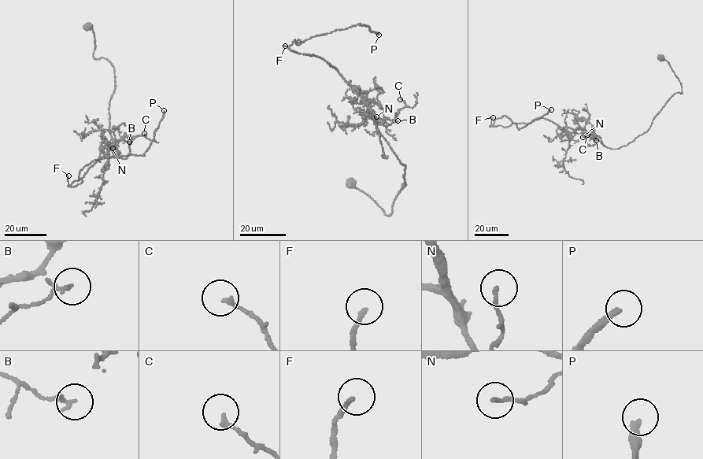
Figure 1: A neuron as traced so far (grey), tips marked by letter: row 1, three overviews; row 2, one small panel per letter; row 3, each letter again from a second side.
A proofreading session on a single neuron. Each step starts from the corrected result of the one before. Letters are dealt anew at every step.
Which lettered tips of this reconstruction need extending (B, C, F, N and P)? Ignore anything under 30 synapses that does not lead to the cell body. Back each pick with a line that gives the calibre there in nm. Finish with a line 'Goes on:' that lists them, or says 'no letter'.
F: calibre 170 nm
P: calibre 220 nm
Goes on: F, P

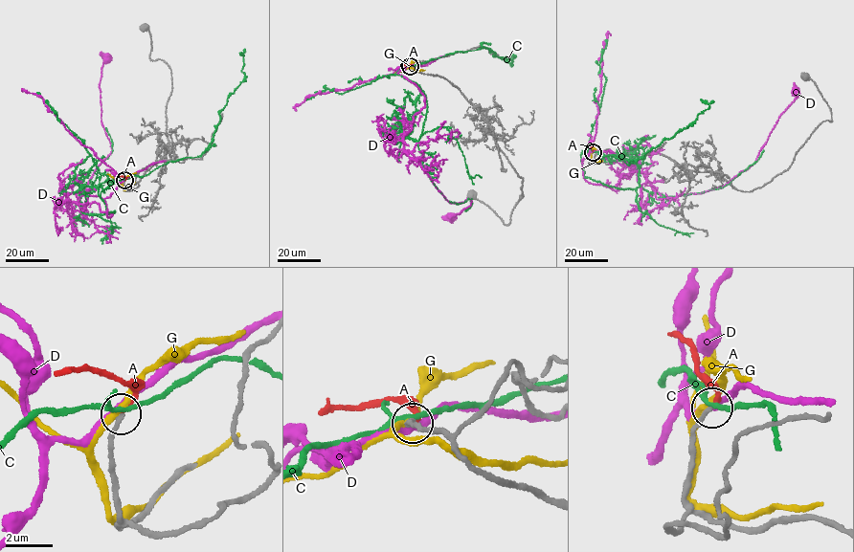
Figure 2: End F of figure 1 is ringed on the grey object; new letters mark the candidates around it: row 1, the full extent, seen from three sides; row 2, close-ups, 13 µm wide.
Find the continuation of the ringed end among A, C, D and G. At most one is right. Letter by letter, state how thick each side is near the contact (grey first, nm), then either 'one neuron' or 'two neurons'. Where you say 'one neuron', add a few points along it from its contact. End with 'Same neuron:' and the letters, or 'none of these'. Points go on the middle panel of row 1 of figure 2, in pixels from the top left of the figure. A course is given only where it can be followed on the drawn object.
A: calibres 180 and 200 nm; one neuron
C: calibres 170 and 150 nm; two neurons
D: calibres 190 and 280 nm; two neurons
G: calibres 200 and 240 nm; two neurons
Same neuron: A

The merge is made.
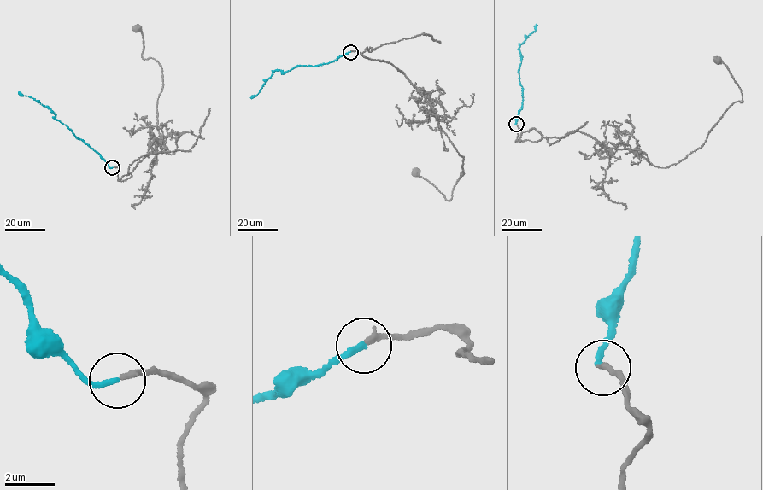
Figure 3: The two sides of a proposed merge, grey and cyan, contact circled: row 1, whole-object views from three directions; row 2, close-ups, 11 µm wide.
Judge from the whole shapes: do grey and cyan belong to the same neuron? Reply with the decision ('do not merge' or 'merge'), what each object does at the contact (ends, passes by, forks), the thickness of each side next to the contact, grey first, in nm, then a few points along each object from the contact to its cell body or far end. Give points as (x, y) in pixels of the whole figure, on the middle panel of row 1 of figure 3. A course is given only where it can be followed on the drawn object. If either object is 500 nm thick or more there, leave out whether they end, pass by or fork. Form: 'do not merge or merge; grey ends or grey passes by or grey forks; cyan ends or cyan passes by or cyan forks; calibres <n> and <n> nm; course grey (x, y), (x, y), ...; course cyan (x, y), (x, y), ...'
merge; grey ends; cyan ends; calibres 240 and 240 nm; course grey (350, 51), (390, 62), (402, 72), (425, 98), (463, 158), (463, 174), (450, 200), (415, 172); course cyan (349, 51), (325, 64), (298, 65), (285, 72), (278, 69), (251, 98)

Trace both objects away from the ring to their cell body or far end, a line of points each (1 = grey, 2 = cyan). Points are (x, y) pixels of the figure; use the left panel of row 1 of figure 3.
1: (113, 167), (120, 169), (119, 180), (132, 172), (161, 137), (161, 70), (141, 55), (137, 28)
2: (112, 167), (55, 119), (48, 107), (19, 92)

